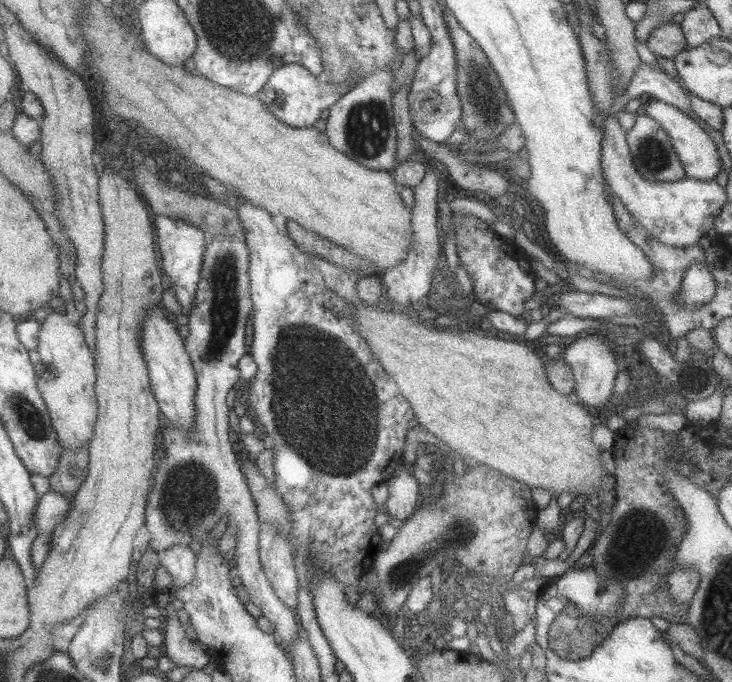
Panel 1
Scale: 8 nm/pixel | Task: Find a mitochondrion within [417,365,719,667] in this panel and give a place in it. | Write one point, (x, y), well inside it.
(627, 551)

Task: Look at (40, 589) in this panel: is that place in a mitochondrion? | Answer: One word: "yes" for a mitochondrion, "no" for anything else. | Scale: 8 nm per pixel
no

